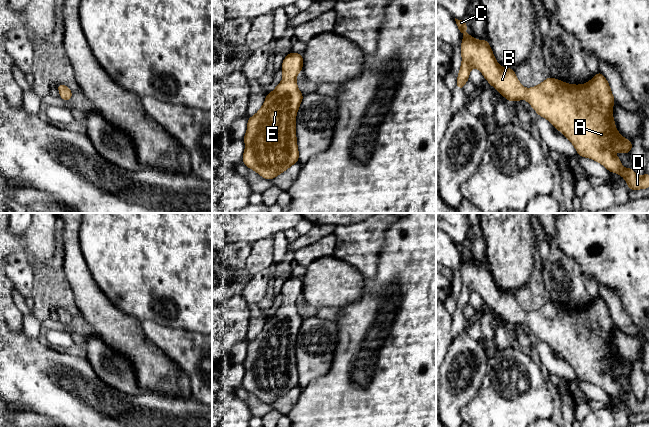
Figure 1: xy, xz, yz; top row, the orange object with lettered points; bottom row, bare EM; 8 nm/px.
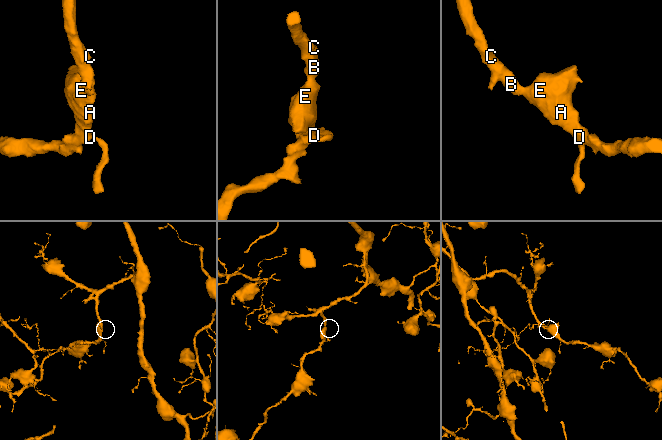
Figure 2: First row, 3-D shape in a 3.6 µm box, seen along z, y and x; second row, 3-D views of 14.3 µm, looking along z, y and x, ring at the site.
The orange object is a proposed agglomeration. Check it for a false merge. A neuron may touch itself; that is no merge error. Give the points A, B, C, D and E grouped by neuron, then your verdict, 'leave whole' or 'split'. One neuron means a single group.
A B C D E | leave whole

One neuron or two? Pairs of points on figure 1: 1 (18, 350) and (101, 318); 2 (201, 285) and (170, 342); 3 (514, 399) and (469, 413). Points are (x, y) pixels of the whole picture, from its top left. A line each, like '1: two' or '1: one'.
1: two
2: two
3: one

